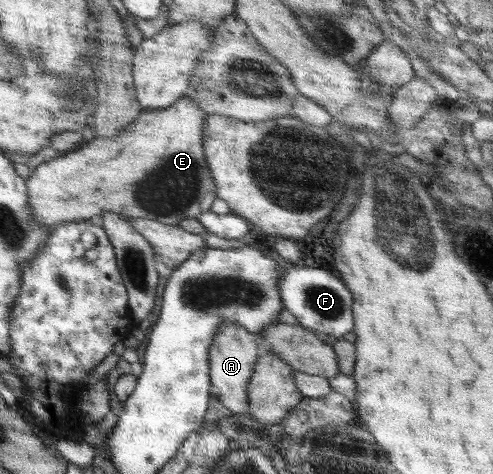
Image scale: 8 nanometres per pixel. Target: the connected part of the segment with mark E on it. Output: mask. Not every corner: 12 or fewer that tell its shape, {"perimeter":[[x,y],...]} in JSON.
{"perimeter":[[184,96],[32,168],[50,230],[105,211],[178,225],[217,197]]}

